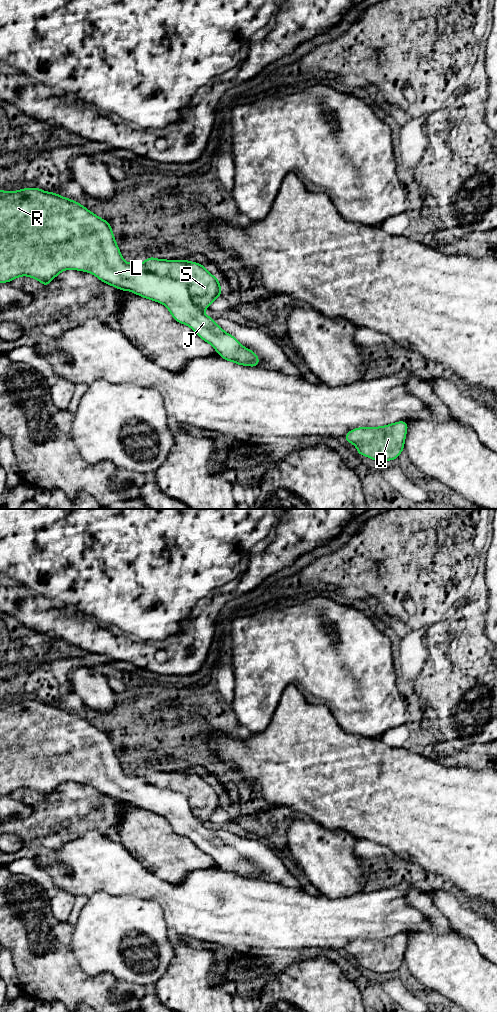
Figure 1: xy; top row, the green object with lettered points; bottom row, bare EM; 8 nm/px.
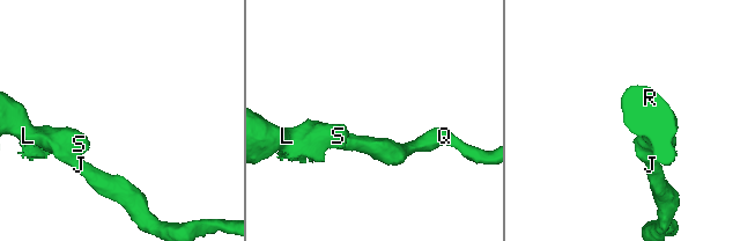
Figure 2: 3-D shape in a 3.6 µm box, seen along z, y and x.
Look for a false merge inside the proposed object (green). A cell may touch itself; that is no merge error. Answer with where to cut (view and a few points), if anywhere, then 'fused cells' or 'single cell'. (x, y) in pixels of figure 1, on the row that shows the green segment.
cut xy (141, 263), (150, 272), (181, 281), (192, 301), (202, 309); fused cells

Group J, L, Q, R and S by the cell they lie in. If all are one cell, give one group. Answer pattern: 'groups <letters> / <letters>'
groups J L Q R / S

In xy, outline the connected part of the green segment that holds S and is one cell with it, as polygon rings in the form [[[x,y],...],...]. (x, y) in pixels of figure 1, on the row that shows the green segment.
[[[148,257],[144,269],[161,277],[169,277],[184,283],[193,303],[208,309],[213,301],[221,296],[222,289],[218,278],[205,269],[202,264],[189,260],[166,260]]]

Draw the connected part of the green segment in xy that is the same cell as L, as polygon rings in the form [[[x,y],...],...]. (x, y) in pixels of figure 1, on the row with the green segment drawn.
[[[38,187],[10,192],[0,190],[0,284],[20,276],[29,276],[48,286],[58,274],[67,269],[89,272],[119,290],[131,291],[163,304],[174,320],[189,326],[201,339],[212,345],[222,359],[238,365],[259,367],[260,359],[255,352],[244,347],[233,335],[218,326],[212,317],[207,316],[203,309],[197,307],[184,283],[150,273],[144,269],[142,263],[125,262],[108,221],[98,217],[79,202],[62,197],[57,192],[43,191]]]

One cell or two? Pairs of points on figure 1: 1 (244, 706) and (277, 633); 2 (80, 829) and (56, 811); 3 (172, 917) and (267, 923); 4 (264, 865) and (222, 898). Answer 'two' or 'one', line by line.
1: one
2: one
3: one
4: two

